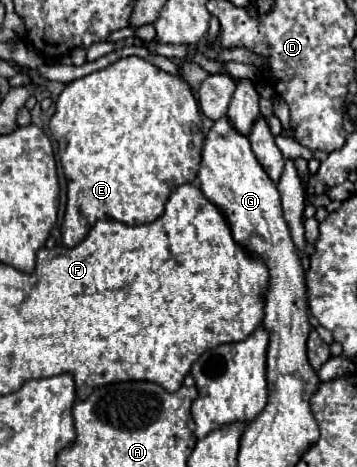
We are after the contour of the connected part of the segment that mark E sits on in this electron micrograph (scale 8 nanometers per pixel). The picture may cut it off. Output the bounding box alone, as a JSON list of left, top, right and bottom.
[49,56,203,248]

